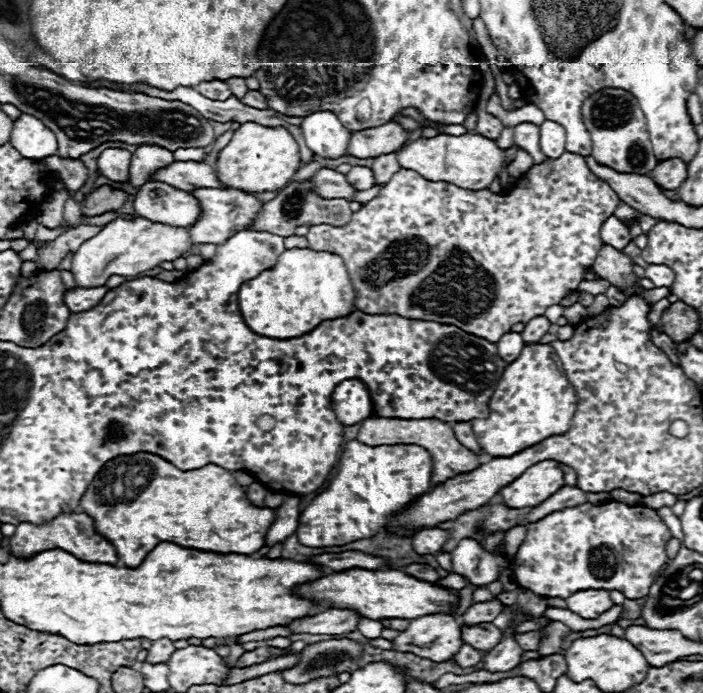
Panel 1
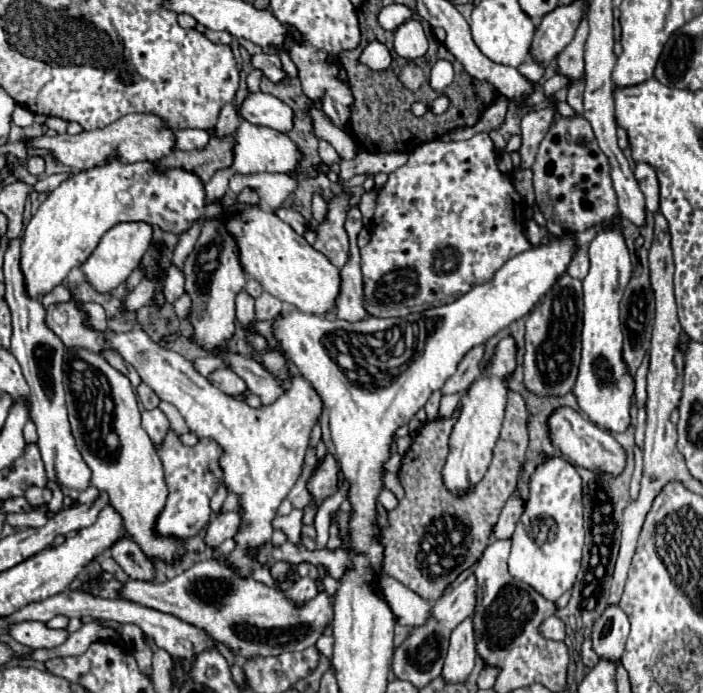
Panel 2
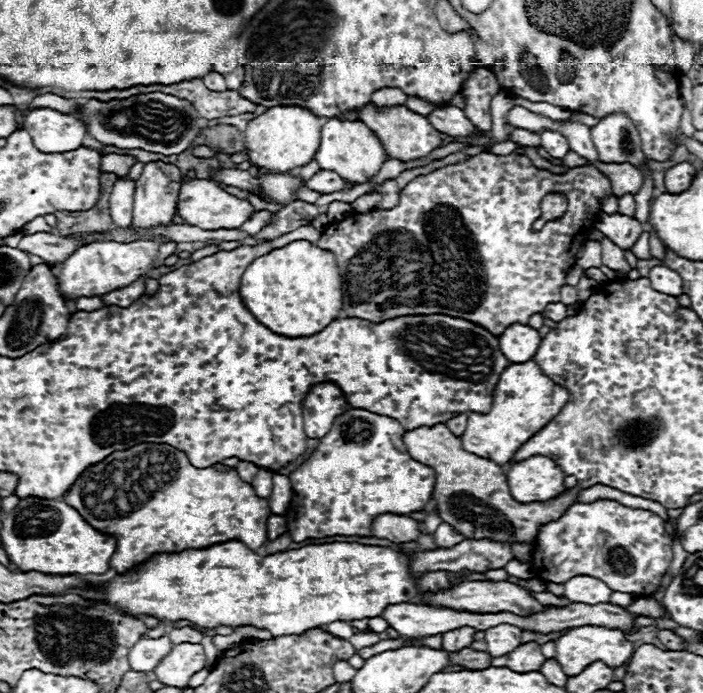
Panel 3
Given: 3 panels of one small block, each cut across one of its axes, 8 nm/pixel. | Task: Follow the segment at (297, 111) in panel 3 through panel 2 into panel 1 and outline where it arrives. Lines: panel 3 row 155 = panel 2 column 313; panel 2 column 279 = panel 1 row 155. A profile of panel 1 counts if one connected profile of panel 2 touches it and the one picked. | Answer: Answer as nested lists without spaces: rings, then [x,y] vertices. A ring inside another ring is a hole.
[[[254,122],[242,124],[226,148],[220,150],[216,162],[216,176],[226,188],[244,190],[250,194],[276,192],[284,188],[294,172],[300,168],[298,144],[284,128],[264,128]]]

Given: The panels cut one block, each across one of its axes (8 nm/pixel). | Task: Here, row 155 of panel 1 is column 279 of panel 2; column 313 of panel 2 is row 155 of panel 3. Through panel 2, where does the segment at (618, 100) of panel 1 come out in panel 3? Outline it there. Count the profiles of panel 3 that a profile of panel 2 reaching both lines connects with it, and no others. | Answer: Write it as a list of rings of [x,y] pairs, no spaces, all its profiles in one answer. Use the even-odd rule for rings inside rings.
[[[624,112],[606,114],[590,128],[590,134],[600,160],[606,164],[632,164],[638,168],[646,160],[640,134]]]

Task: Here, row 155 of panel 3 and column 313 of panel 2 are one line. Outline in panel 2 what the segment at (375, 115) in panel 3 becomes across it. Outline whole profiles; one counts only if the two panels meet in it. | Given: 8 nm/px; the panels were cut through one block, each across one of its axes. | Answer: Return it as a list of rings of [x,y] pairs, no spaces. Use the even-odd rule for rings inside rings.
[[[74,300],[64,304],[50,306],[46,316],[48,326],[64,340],[66,346],[82,346],[86,350],[102,352],[104,348],[118,350],[122,358],[132,364],[140,378],[156,392],[156,396],[164,402],[174,404],[184,416],[188,428],[196,436],[214,438],[222,448],[222,470],[224,482],[230,492],[236,492],[242,502],[242,526],[238,530],[236,548],[228,558],[238,568],[236,572],[242,576],[250,576],[254,566],[254,558],[250,548],[268,542],[272,536],[272,518],[276,516],[276,508],[288,496],[298,476],[302,474],[304,454],[308,450],[310,432],[320,422],[322,416],[322,400],[314,386],[302,376],[292,378],[292,386],[284,392],[274,404],[262,406],[258,410],[250,408],[244,402],[238,402],[212,386],[204,376],[200,376],[194,366],[174,350],[158,346],[144,330],[130,330],[124,334],[114,332],[96,332],[84,324],[84,312],[78,308]]]

